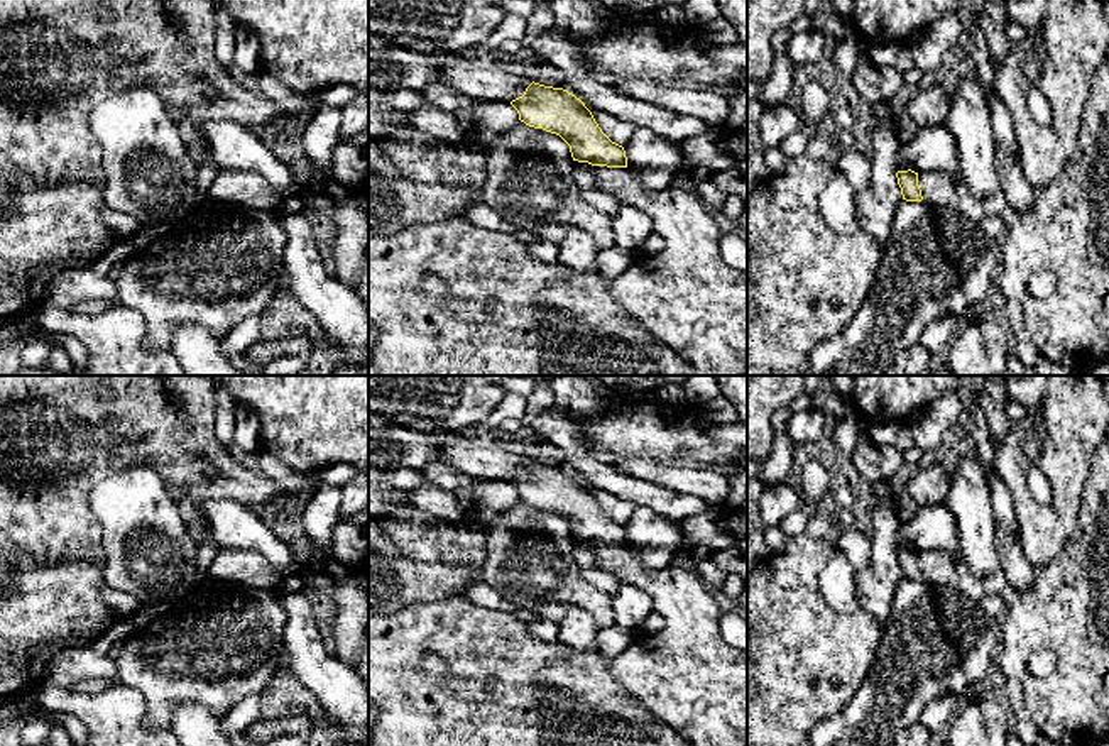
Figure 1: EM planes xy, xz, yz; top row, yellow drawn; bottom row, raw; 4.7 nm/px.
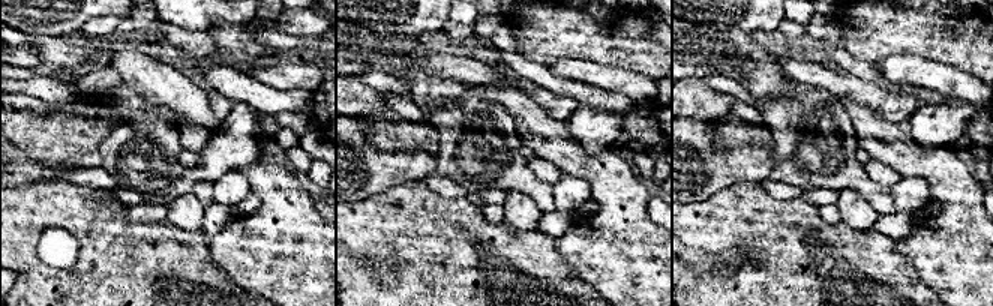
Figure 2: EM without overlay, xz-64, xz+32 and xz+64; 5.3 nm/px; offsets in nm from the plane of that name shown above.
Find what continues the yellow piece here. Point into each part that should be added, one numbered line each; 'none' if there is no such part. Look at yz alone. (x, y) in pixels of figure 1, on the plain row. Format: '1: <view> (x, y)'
1: yz (937, 567)

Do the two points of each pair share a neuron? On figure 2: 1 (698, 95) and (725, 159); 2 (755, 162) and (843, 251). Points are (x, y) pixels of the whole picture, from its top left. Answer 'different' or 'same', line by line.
1: same
2: different

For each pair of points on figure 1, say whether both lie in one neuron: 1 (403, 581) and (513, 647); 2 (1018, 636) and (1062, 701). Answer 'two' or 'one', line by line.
1: two
2: one

